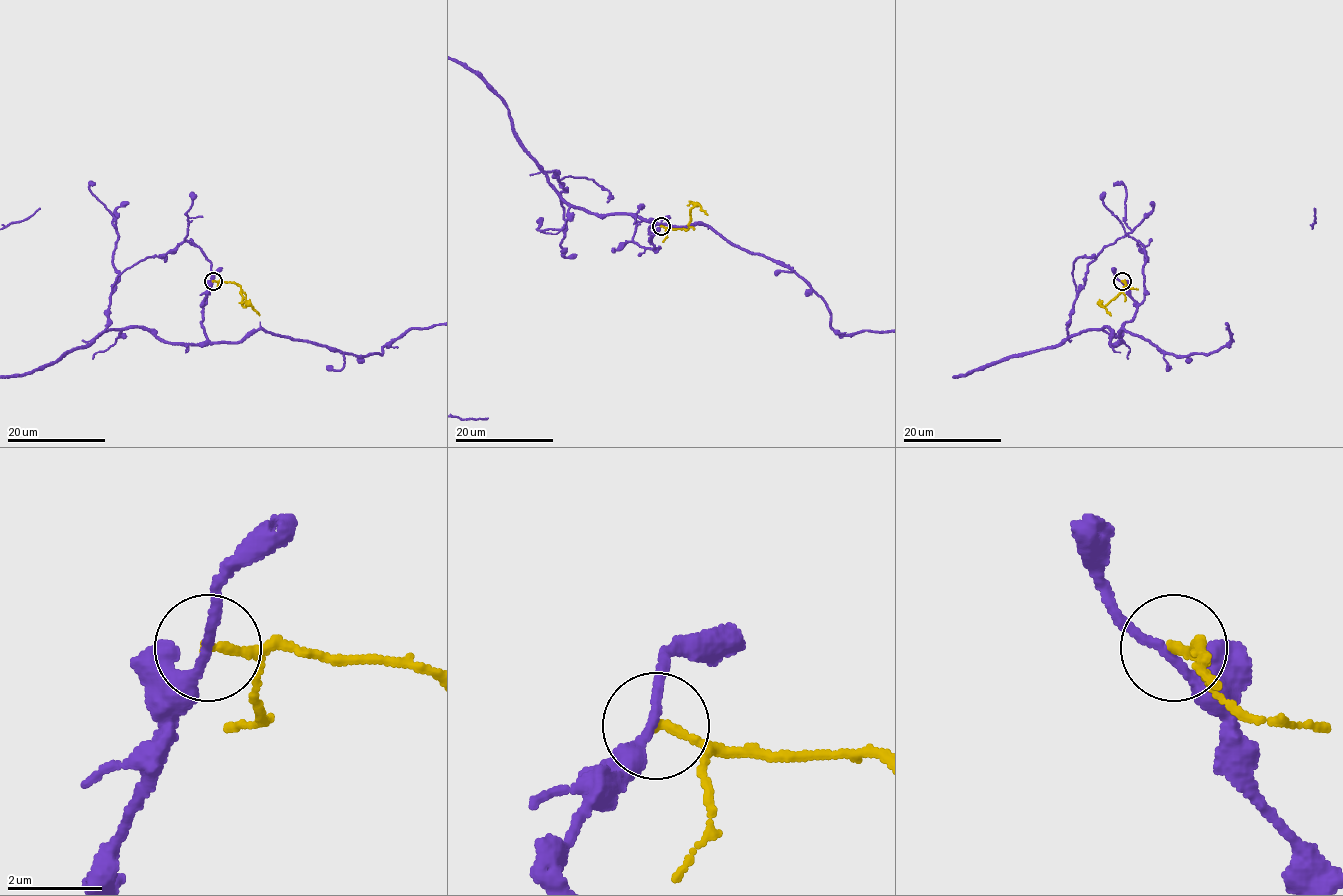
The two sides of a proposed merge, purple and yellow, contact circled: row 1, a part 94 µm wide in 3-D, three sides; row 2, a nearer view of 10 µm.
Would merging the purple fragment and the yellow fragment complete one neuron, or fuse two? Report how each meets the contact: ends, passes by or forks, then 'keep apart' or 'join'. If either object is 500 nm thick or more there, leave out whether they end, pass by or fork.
purple passes by; yellow ends; keep apart

